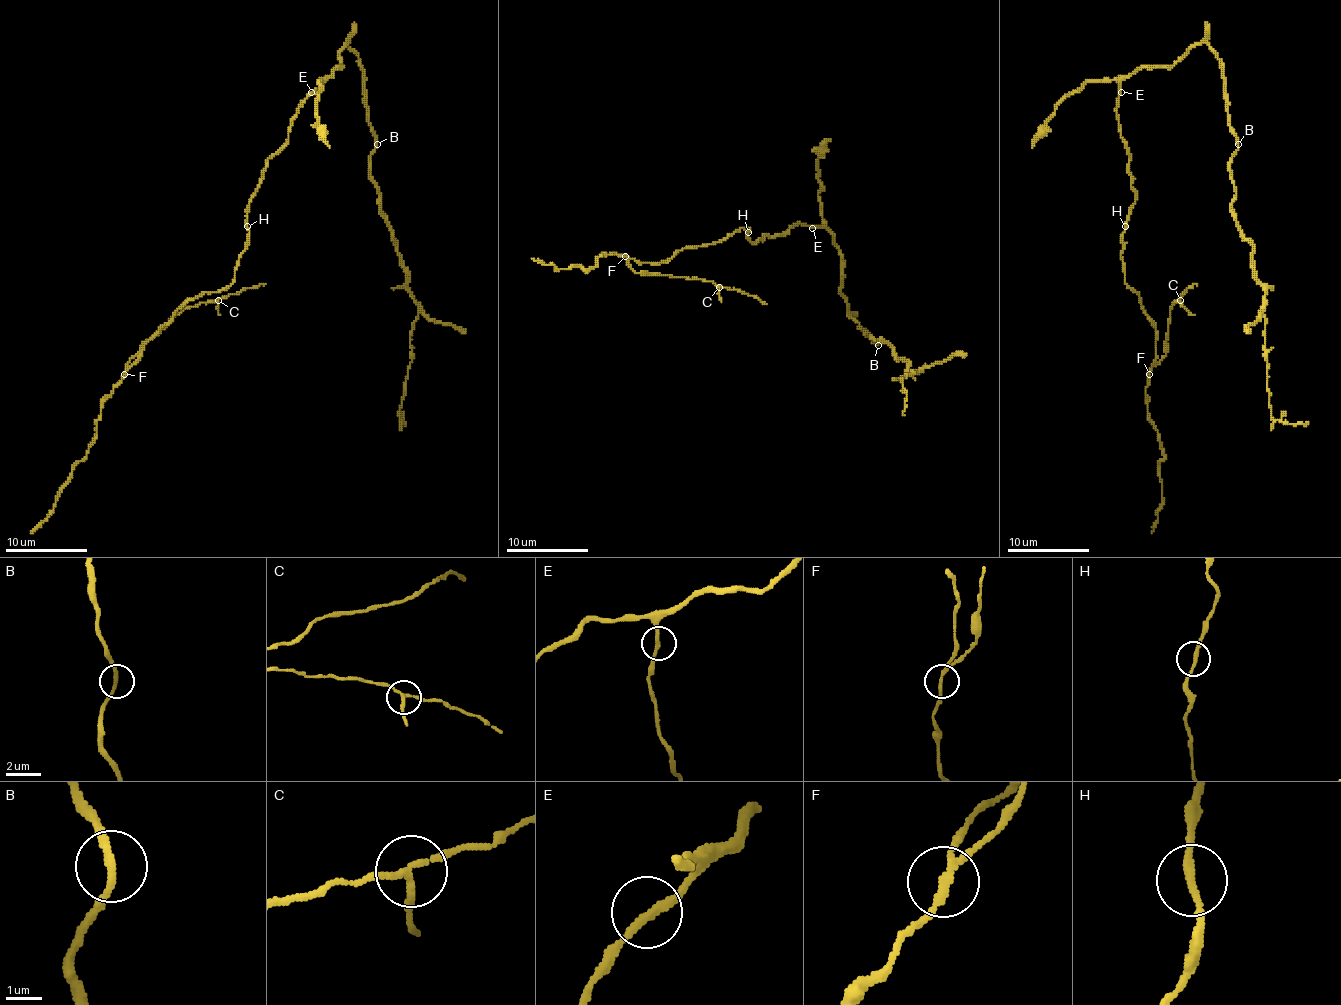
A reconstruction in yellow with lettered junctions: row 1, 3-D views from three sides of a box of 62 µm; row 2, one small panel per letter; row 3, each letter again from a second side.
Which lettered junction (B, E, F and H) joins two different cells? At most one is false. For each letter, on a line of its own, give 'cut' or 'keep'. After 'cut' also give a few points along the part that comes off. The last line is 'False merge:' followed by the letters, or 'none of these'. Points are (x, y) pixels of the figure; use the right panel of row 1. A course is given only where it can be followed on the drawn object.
B: keep
E: keep
F: cut; foreign part runs (1149, 374), (1166, 354), (1170, 308), (1197, 284)
H: keep
False merge: F

